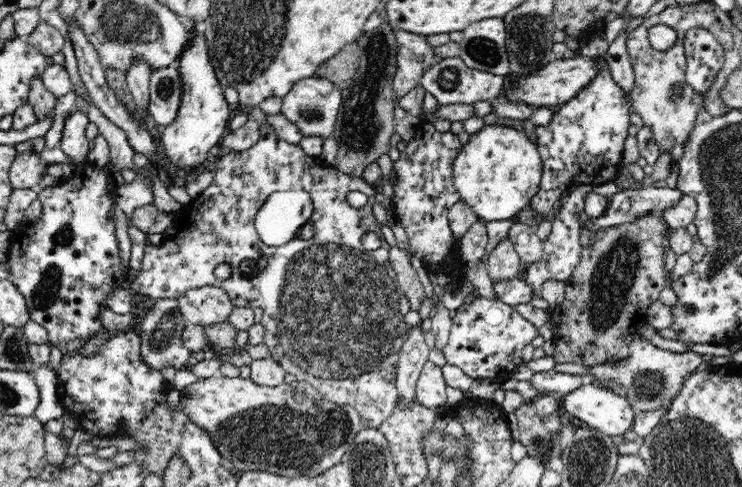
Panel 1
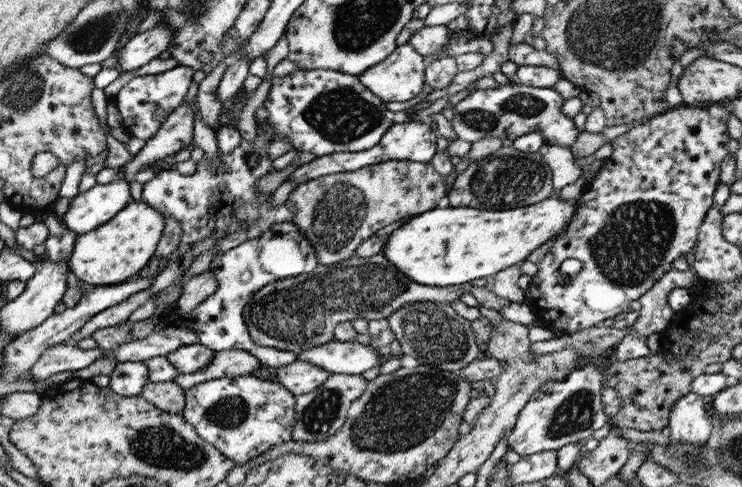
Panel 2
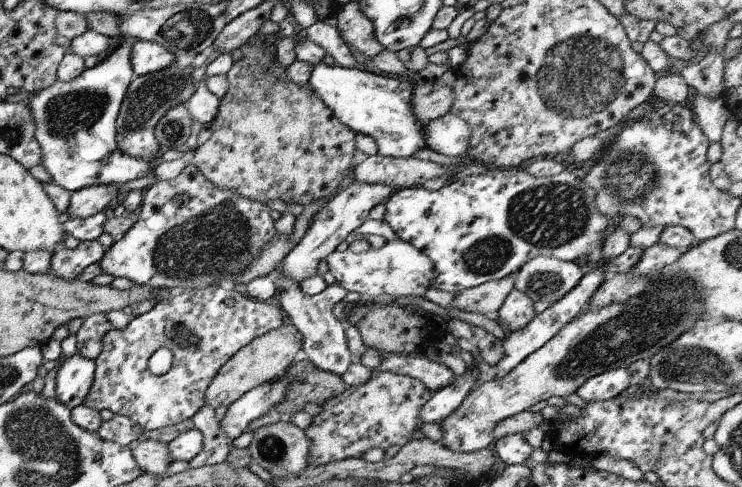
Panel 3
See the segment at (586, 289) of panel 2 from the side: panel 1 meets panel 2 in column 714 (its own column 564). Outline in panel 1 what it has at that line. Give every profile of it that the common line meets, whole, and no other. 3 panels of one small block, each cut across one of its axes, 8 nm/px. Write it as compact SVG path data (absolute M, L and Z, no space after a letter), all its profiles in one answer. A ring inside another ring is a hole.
M598 54L592 59L596 61L596 76L592 82L565 102L546 128L535 127L535 144L543 160L543 175L530 205L536 210L540 221L558 208L558 200L570 184L577 182L596 186L610 182L618 176L622 165L624 140L628 136L632 112L629 95L612 78L605 54Z

